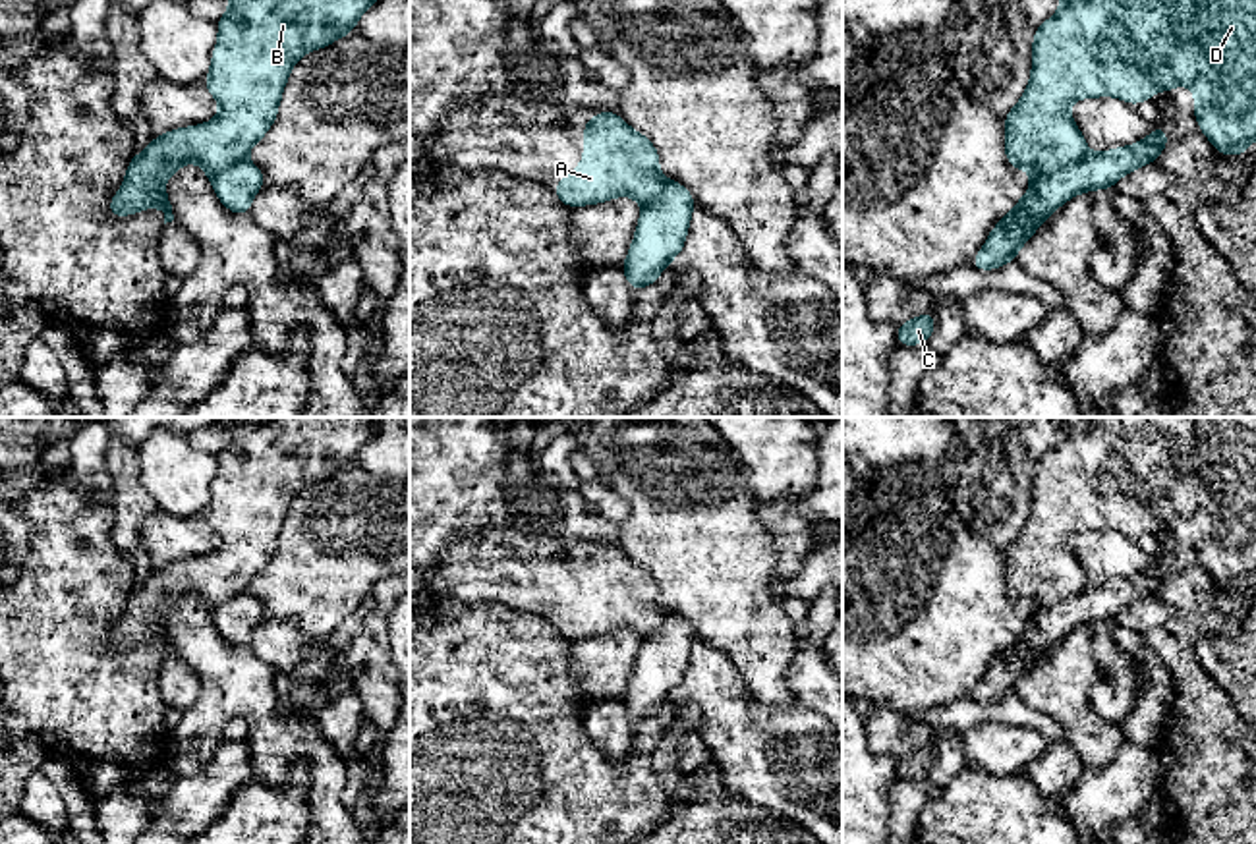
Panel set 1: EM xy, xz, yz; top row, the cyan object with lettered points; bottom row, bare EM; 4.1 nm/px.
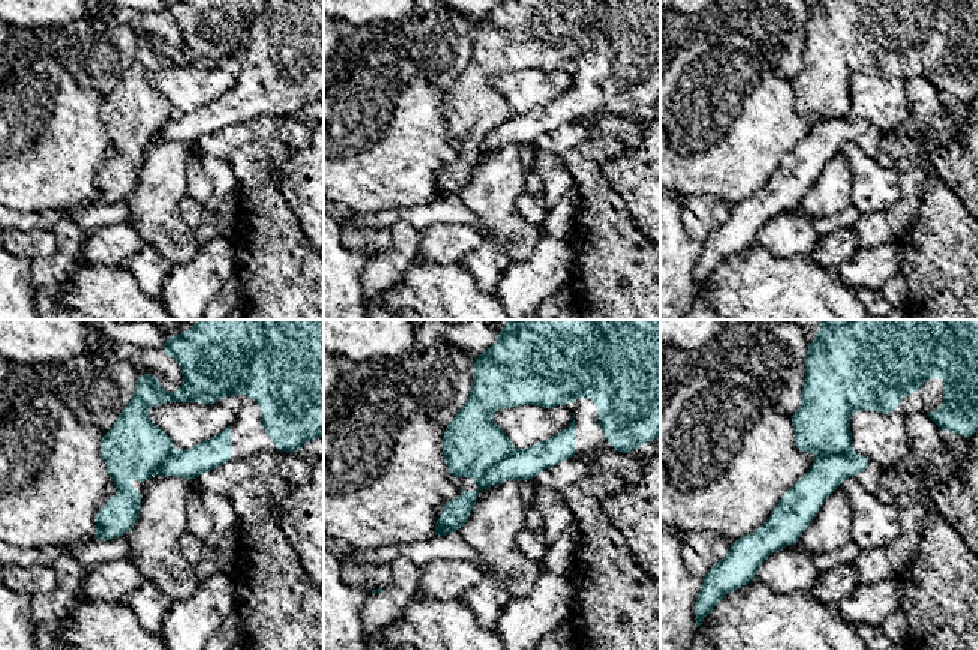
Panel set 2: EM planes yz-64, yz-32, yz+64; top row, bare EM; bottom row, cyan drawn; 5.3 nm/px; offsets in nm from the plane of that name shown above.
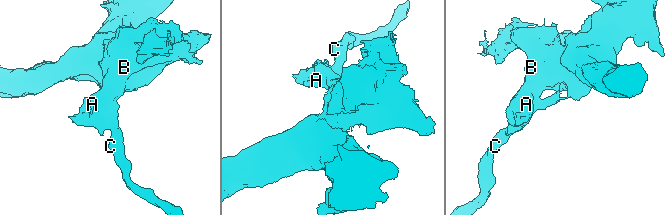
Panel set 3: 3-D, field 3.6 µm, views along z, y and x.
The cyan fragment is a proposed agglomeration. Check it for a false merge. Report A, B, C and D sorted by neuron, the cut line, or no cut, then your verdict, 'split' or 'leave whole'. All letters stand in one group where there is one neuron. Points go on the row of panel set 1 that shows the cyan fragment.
A B C D; no cut; leave whole

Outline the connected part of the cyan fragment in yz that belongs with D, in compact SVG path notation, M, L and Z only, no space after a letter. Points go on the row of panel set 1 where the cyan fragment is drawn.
M1061 0L1057 14L1034 33L1028 87L1005 116L1005 155L1014 170L1030 172L1030 193L993 226L970 267L993 270L1016 261L1018 249L1063 203L1084 191L1113 187L1125 174L1156 162L1169 147L1169 129L1157 126L1144 141L1090 153L1069 112L1074 100L1117 97L1128 104L1142 104L1157 89L1167 95L1177 85L1194 91L1194 118L1217 153L1242 156L1244 149L1256 143L1256 0Z

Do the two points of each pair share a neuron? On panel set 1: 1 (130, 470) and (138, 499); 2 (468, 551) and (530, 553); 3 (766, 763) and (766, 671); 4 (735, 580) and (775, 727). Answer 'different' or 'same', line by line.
1: same
2: same
3: different
4: different

